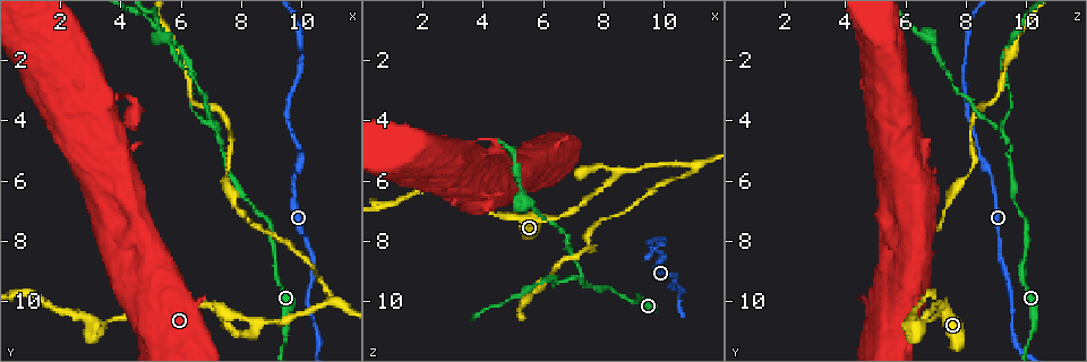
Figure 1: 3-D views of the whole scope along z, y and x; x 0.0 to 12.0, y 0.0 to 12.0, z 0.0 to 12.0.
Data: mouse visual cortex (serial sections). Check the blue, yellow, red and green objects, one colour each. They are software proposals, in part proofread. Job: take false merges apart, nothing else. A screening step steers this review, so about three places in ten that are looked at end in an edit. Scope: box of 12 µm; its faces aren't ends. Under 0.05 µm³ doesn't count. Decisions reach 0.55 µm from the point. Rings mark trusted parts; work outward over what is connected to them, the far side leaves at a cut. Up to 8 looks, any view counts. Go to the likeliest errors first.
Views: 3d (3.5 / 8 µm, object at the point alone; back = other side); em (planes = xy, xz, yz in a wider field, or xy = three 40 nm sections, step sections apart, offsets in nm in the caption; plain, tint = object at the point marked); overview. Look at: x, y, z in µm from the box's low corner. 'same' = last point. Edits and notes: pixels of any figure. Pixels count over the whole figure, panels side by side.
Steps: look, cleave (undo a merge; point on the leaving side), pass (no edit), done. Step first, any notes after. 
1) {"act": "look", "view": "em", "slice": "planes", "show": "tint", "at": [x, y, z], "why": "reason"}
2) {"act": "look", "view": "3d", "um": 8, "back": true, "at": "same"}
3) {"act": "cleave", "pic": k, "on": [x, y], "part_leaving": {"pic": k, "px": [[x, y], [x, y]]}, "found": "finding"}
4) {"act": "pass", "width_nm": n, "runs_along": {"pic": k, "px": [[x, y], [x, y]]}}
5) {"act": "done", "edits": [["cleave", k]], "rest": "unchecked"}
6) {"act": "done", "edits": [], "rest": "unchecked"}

{"act": "look", "view": "3d", "um": 8, "at": [7.2, 4.5, 9.3], "why": "thin neck"}

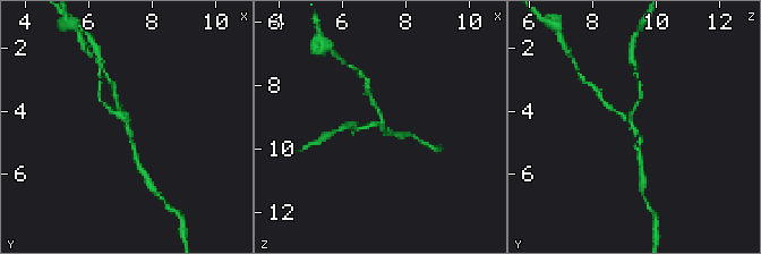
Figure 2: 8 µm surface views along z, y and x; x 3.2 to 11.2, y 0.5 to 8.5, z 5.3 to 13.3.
{"act": "look", "view": "em", "slice": "xy", "step": 2, "show": "tint", "at": [7.3, 4.4, 9.2], "arms": 3, "arm_widths_nm": [100, 150, 150], "why": "shape alone is not enough"}

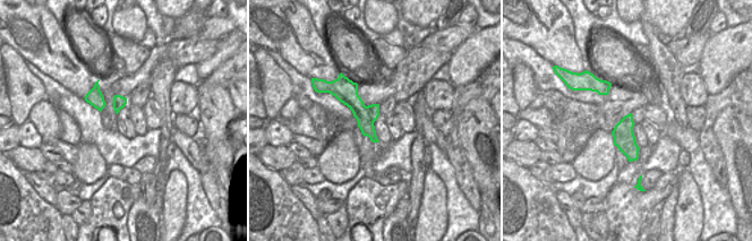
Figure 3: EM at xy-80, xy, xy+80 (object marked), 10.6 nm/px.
{"act": "cleave", "pic": 2, "on": [610, 108], "part_leaving": {"pic": 2, "px": [[627, 117], [612, 109], [597, 91]]}, "found": "two cells meet here"}

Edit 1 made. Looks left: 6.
{"act": "look", "view": "overview", "why": "see it whole again"}

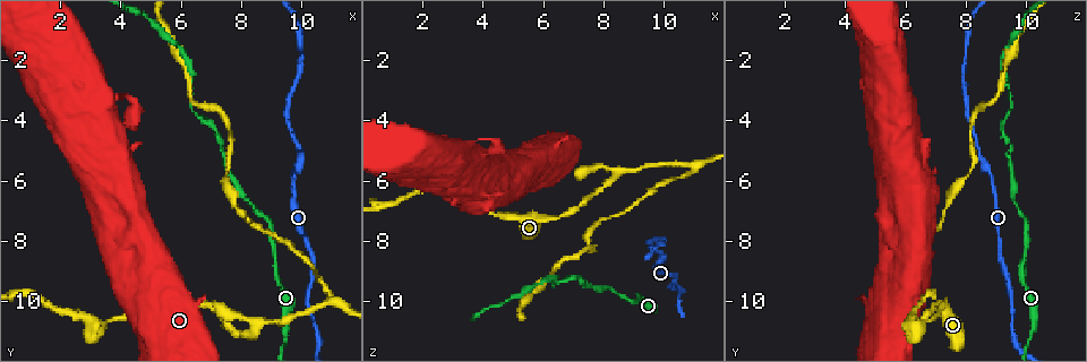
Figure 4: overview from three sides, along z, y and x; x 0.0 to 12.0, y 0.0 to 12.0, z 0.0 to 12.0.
{"act": "look", "view": "em", "slice": "xy", "step": 5, "show": "tint", "at": [9.4, 10.7, 5.6], "why": "calibre changes"}

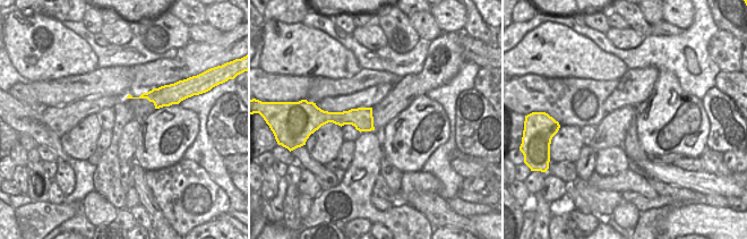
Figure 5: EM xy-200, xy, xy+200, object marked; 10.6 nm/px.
{"act": "look", "view": "3d", "um": 3.5, "at": "same", "why": "see where the arms go"}

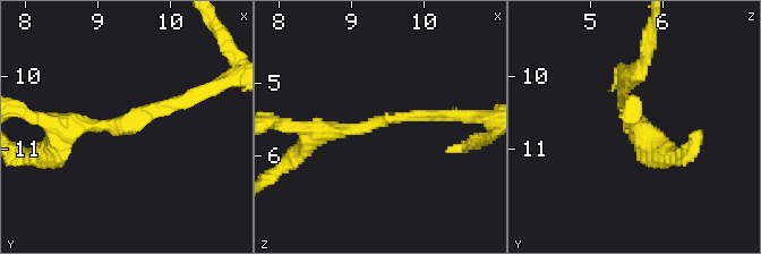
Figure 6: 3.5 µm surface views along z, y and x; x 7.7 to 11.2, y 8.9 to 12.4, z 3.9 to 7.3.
{"act": "pass", "width_nm": 240, "runs_along": {"pic": 6, "px": [[52, 140], [191, 98]]}, "found": "one cell here"}

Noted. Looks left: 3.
{"act": "done", "edits": [["cleave", 2]], "rest": "unchecked"}

